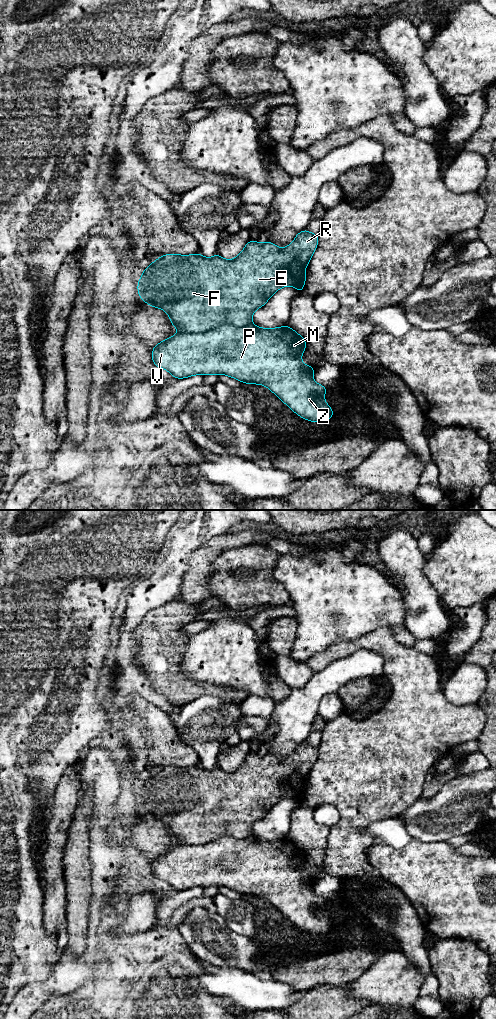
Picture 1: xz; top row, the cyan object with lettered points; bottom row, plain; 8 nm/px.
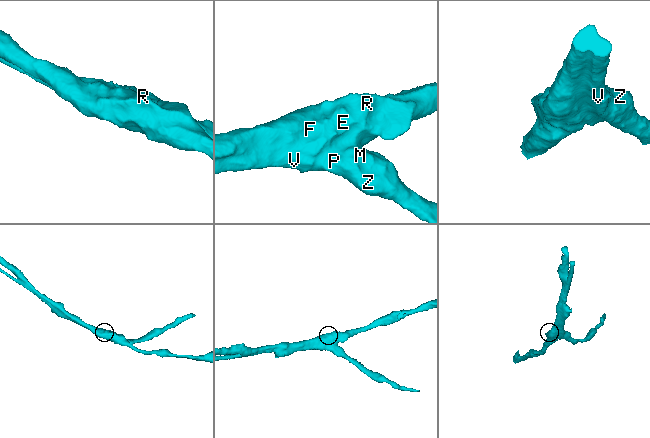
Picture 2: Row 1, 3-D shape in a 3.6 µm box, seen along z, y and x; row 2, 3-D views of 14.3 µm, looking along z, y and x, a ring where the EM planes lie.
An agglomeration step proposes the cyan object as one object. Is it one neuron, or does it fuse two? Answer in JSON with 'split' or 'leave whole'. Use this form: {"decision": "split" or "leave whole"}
{"decision": "split"}

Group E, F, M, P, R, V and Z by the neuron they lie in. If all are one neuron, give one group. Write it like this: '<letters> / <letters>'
E F R / M P V Z

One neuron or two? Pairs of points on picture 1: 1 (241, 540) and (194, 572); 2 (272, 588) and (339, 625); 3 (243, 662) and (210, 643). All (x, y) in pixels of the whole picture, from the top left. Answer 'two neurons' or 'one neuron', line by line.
1: one neuron
2: two neurons
3: one neuron

